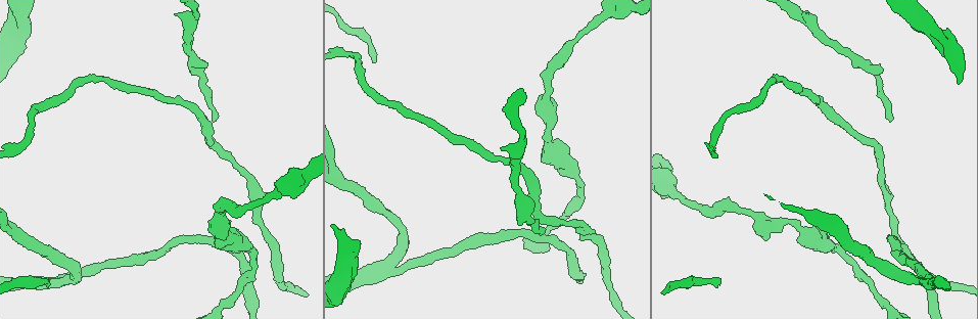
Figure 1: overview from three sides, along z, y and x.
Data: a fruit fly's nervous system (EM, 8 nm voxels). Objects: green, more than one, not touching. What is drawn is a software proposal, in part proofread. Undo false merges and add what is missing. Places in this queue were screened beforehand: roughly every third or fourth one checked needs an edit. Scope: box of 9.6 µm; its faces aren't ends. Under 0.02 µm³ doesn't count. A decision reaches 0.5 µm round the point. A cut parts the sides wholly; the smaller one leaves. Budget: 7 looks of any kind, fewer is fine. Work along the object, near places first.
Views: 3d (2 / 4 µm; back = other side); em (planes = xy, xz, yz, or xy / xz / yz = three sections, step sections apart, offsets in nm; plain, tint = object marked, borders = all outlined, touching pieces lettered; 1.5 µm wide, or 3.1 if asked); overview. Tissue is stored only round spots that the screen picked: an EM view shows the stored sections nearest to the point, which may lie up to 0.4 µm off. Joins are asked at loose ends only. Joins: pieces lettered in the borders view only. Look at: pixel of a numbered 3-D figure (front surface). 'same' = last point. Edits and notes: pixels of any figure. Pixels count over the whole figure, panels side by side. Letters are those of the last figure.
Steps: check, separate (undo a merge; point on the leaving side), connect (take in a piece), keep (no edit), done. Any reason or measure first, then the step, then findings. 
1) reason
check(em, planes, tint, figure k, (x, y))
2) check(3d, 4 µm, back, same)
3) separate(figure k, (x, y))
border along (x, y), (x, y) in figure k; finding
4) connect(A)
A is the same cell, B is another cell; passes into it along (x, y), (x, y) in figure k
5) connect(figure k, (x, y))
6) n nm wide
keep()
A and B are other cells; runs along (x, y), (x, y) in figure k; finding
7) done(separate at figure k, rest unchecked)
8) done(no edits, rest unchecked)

thick turns thin
check(em, planes, borders, figure 1, (253, 247))

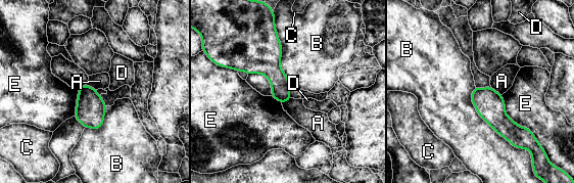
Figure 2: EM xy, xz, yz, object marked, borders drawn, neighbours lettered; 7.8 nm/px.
keep()
A, B, C, D and E are other cells; border along (475, 86), (477, 112), (525, 148) in figure 2; all the same neuron

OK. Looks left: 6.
check(3d, 2 µm, back, figure 1, (67, 279))

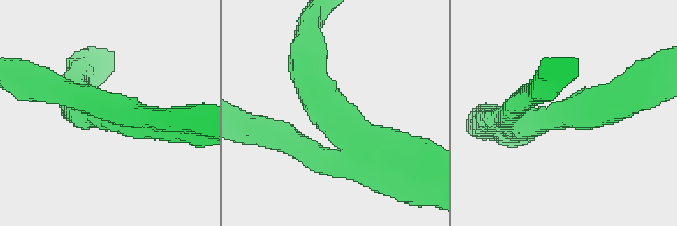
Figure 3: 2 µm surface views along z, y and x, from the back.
3 arms; arms of 280, 280, 300 nm; need the tissue
check(em, xy, step 4, tint, figure 3, (339, 134))

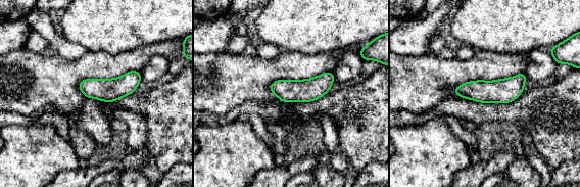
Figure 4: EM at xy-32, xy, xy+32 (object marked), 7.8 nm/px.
another direction
check(em, planes, borders, same)

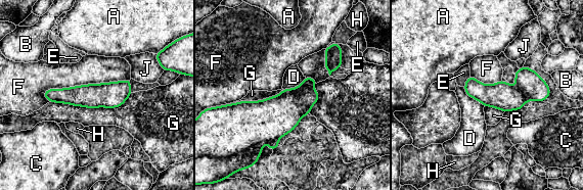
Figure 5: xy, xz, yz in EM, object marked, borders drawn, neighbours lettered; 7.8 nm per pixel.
keep()
A, B, C, D, E, F, G, H and J are other cells; continuous, no second neuron

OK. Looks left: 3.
check(em, planes, borders, figure 1, (47, 280))

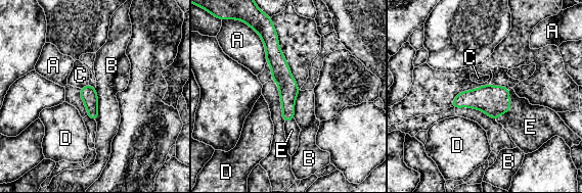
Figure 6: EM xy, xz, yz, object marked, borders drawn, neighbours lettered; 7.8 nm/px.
130 nm wide
connect(E)
E is the same cell, A, B, C and D are other cells; passes into it along (493, 100), (510, 106), (530, 127) in figure 6; it goes on there

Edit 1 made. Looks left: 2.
done(connect at figure 6, rest unchecked)

